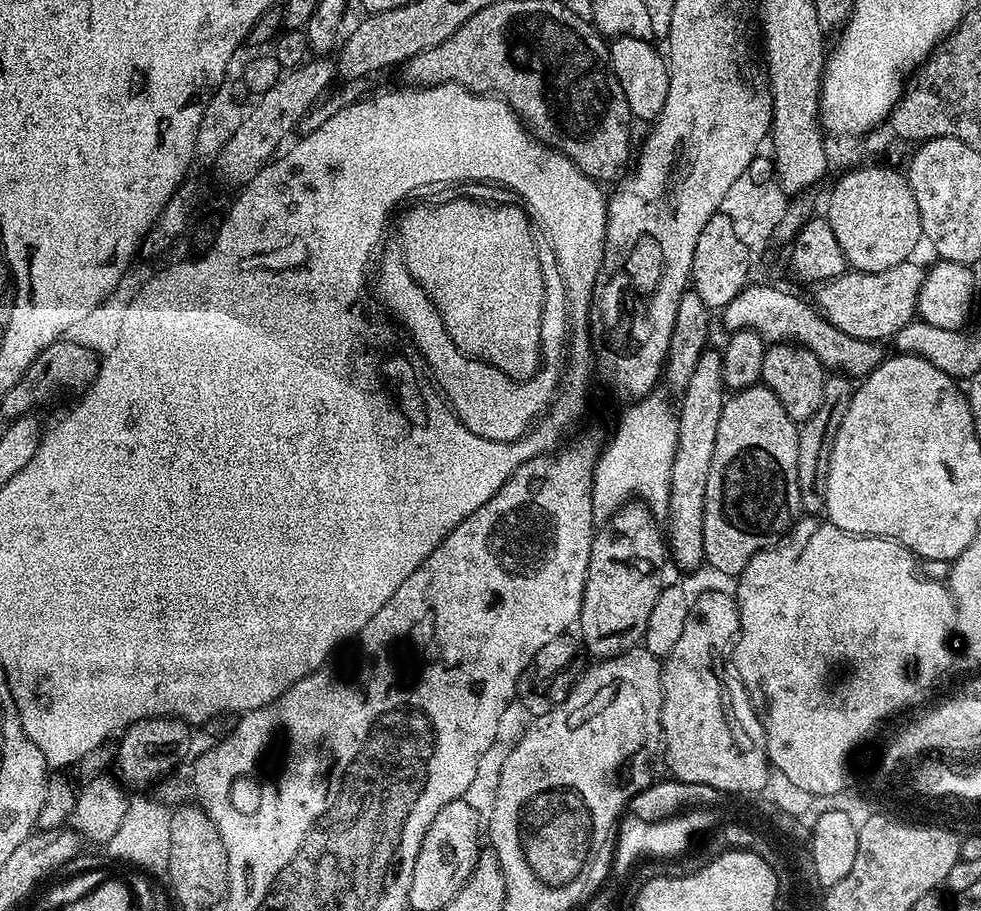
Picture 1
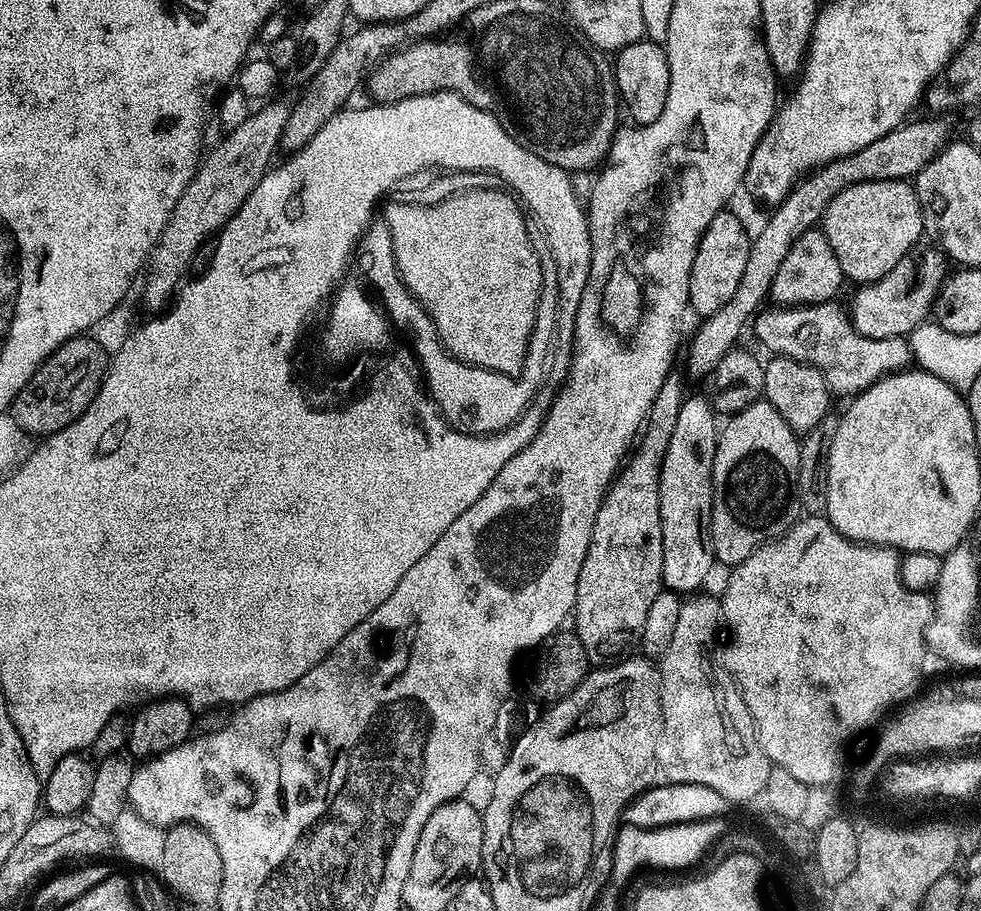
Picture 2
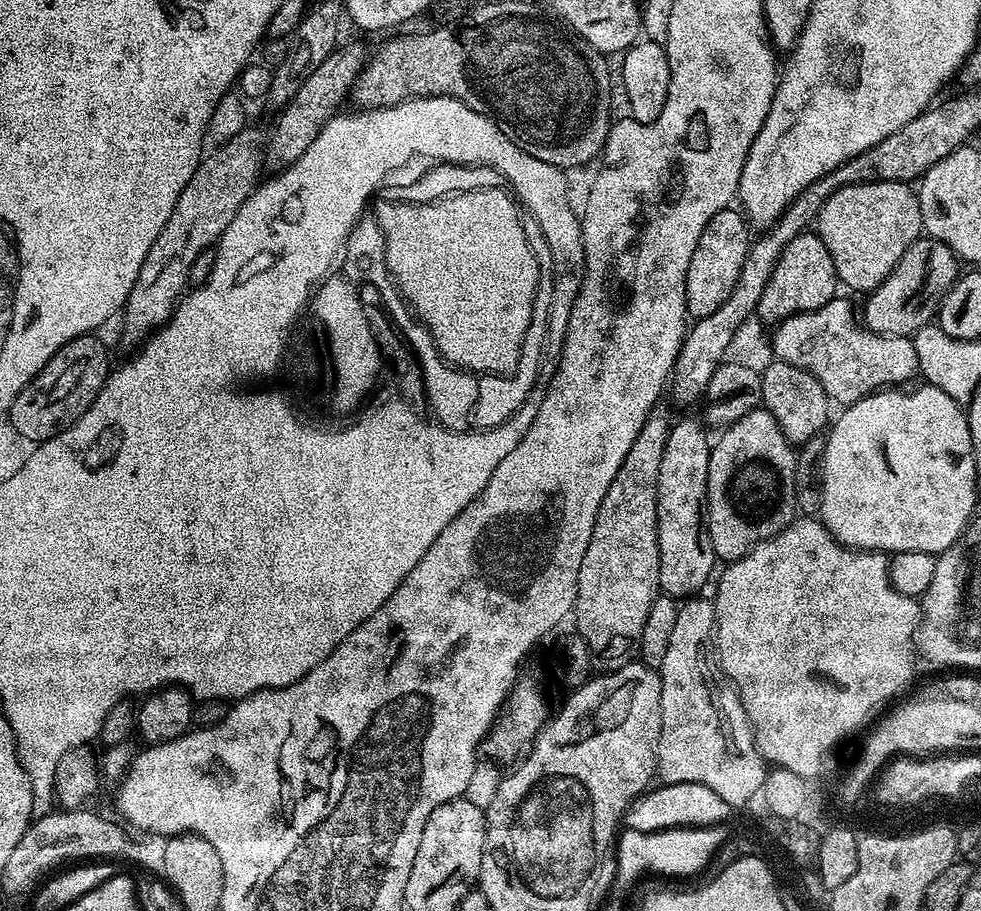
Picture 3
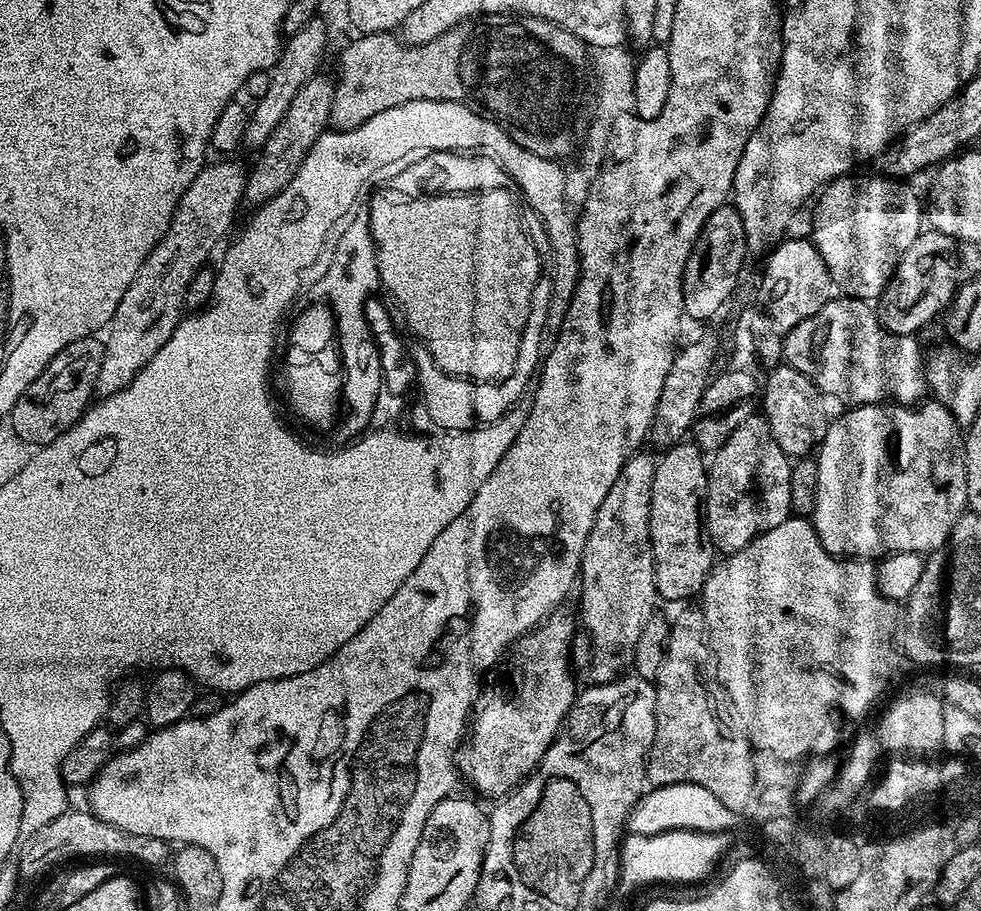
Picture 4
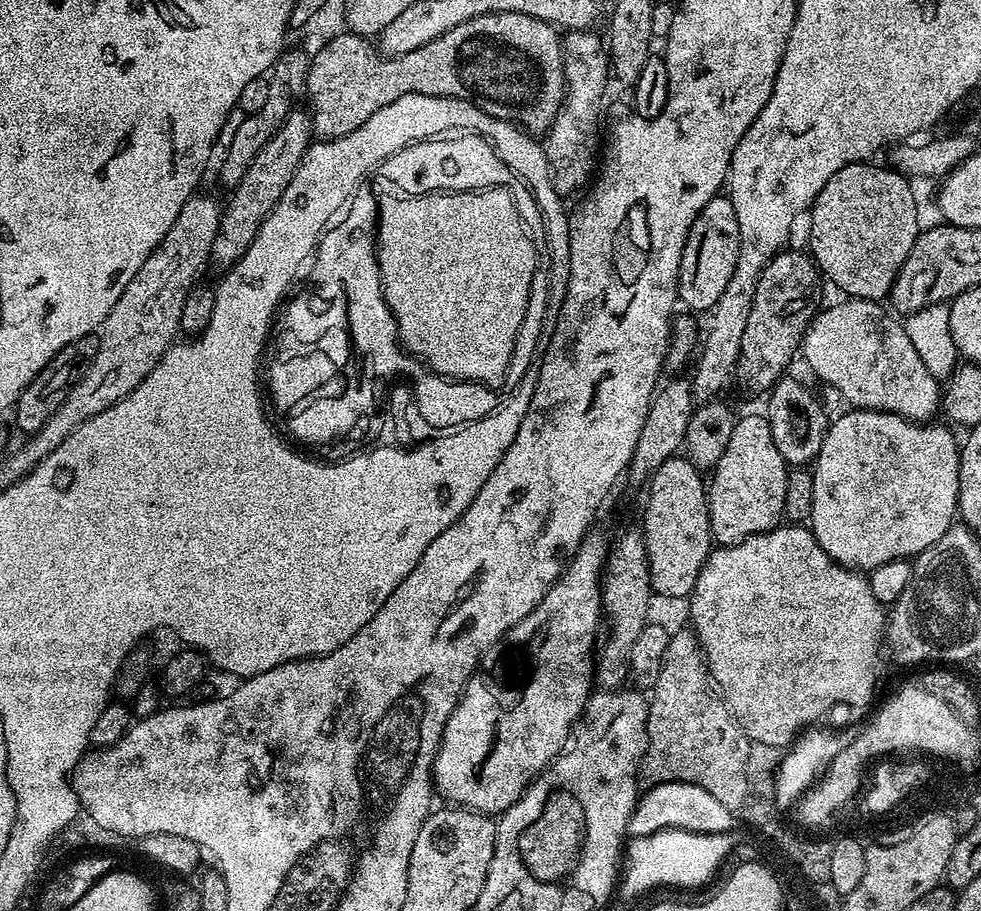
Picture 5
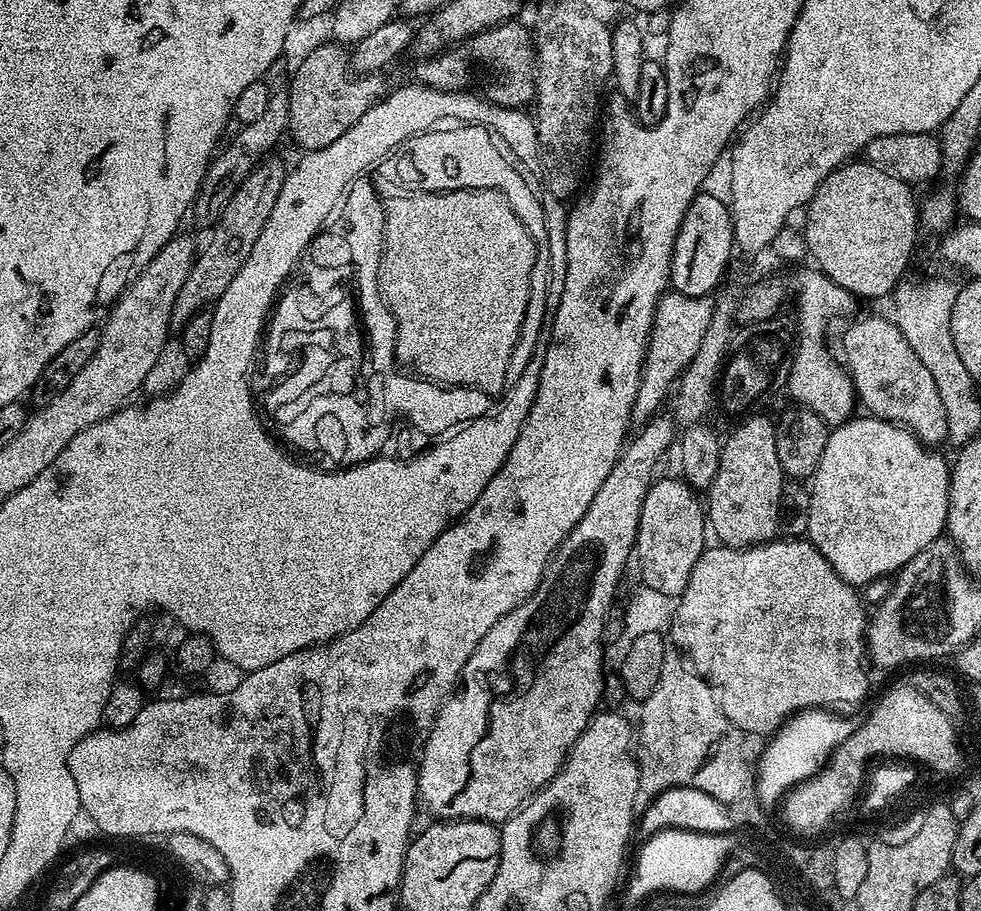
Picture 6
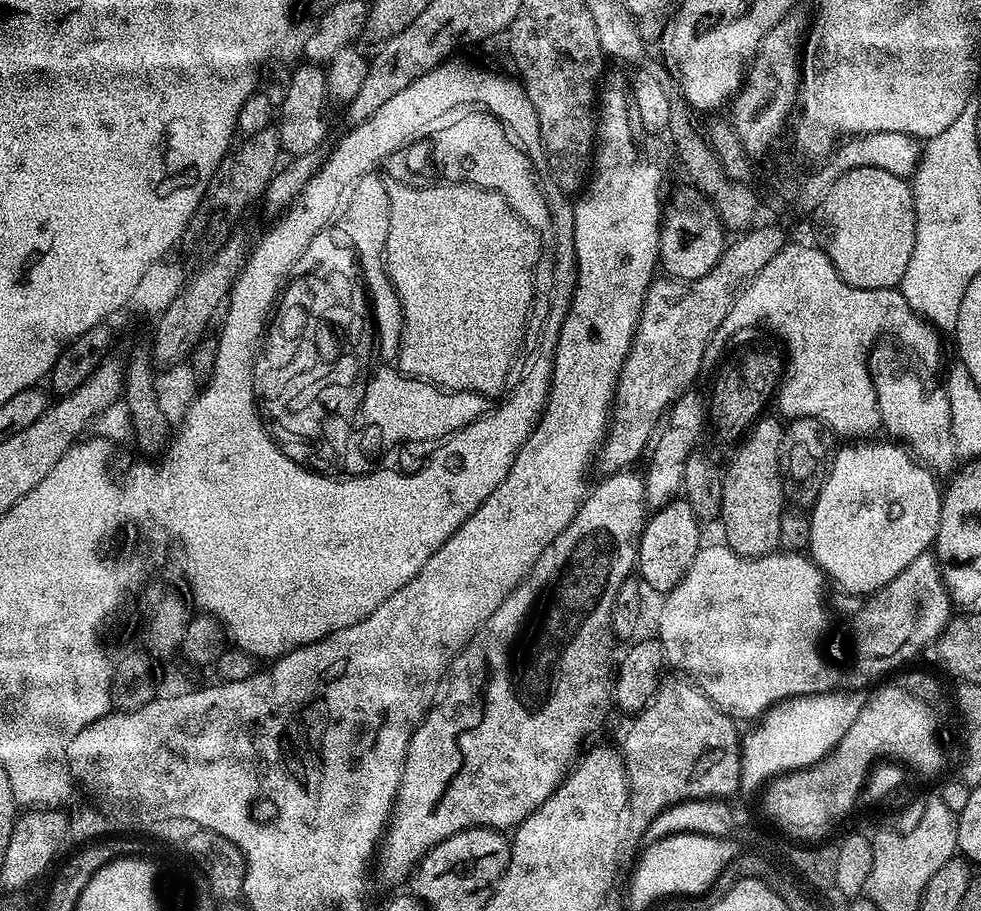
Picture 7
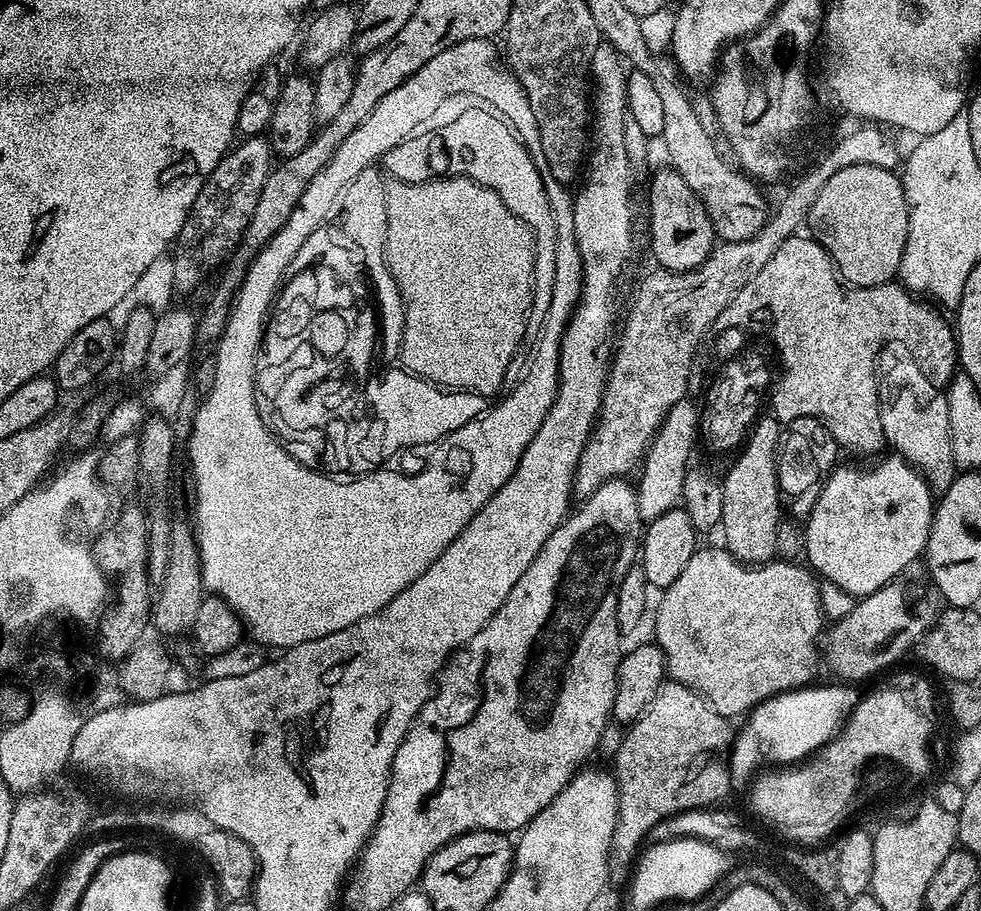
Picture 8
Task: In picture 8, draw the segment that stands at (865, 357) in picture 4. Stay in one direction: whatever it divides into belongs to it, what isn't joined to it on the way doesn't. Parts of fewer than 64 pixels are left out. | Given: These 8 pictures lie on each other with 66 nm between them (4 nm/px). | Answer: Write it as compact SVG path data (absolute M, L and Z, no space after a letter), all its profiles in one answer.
M921 386L913 394L899 397L885 409L884 439L893 444L895 451L903 456L928 482L933 493L939 494L950 485L958 475L958 465L954 458L954 446L950 438L950 410L948 397L939 387L926 390Z

